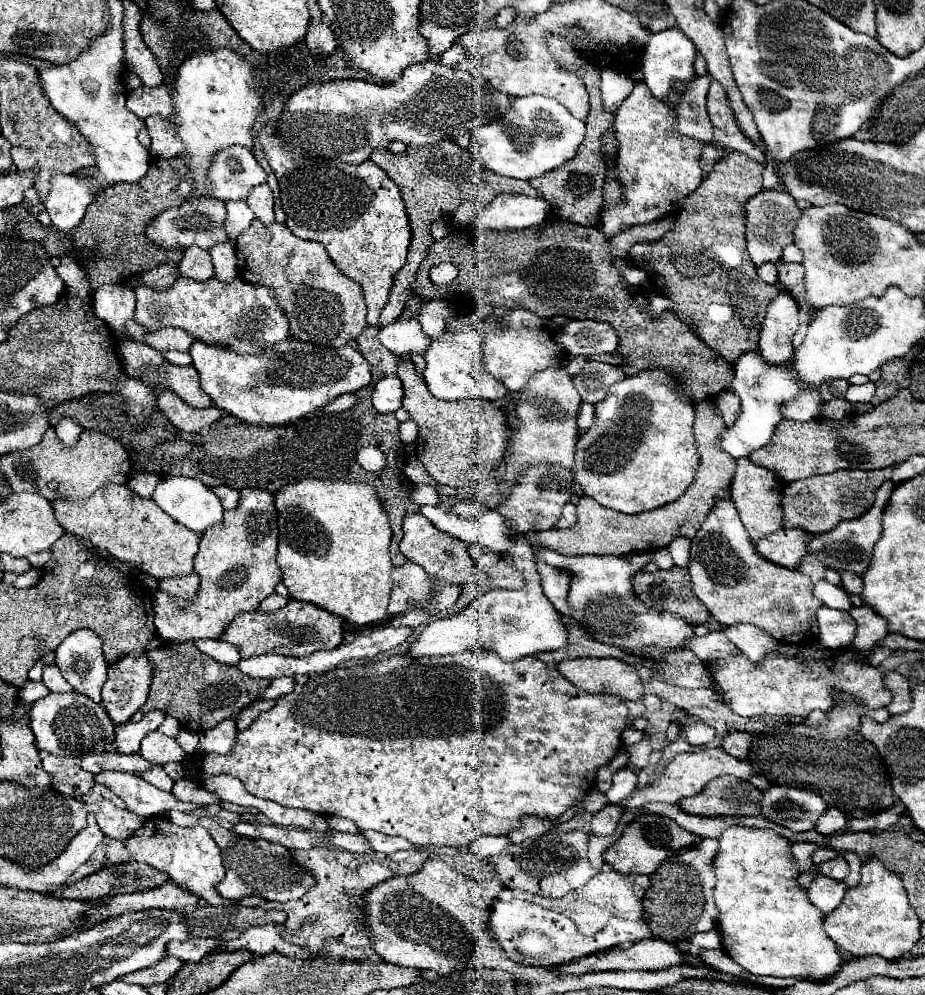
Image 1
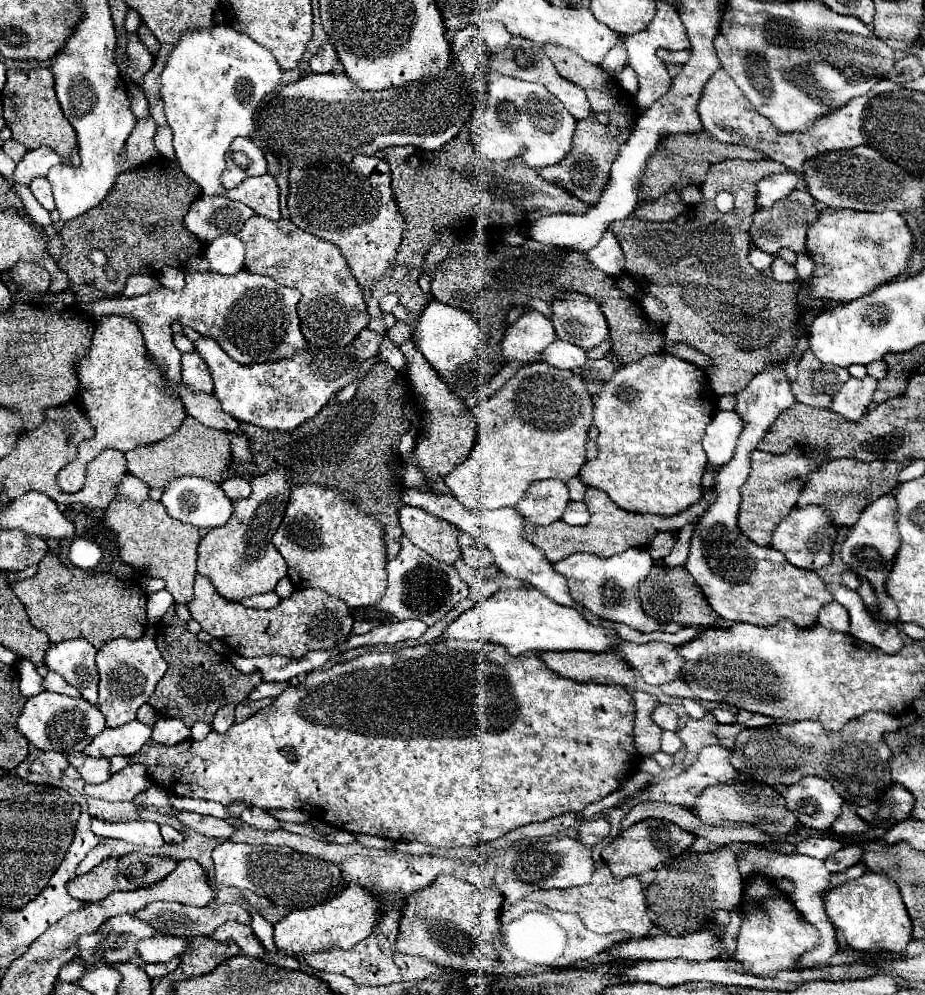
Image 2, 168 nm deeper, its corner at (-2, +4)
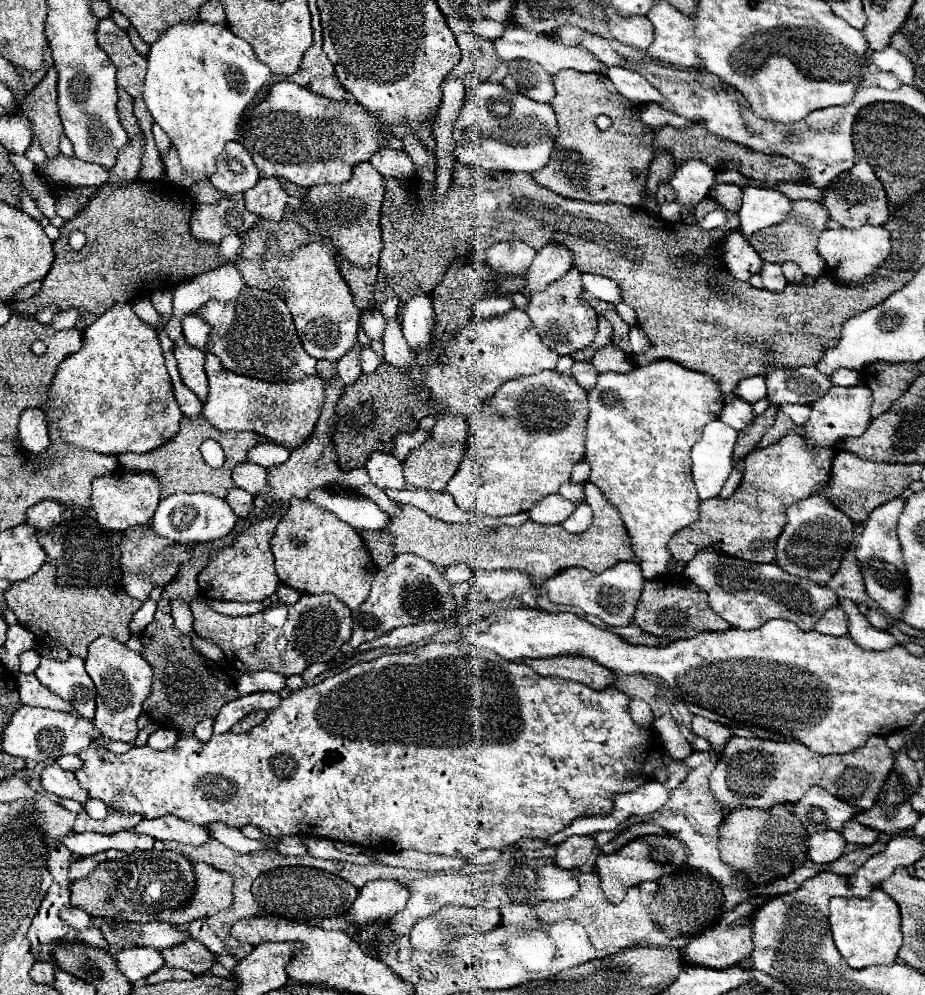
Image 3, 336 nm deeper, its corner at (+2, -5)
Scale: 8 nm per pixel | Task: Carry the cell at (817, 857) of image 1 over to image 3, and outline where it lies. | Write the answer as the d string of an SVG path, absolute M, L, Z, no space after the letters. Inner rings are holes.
M820 831L808 839L808 859L812 863L832 863L844 855L846 841L836 831Z

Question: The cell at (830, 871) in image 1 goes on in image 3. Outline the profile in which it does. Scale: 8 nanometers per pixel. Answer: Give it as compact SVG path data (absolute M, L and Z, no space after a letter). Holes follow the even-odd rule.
M874 843L874 845L870 845L870 847L860 847L860 849L854 849L854 851L850 851L850 853L846 853L846 855L842 855L840 859L836 859L836 861L832 861L830 865L828 865L828 869L832 871L832 873L836 873L836 875L852 875L860 865L864 865L866 863L866 859L870 859L874 853L878 853L878 851L882 851L884 849L884 845L882 843Z

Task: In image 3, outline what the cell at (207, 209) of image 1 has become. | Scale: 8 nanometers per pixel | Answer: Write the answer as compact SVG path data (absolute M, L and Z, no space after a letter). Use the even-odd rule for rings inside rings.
M222 199L214 205L198 205L192 211L190 233L198 241L218 245L232 233L248 233L256 221L258 217L244 209L244 201Z

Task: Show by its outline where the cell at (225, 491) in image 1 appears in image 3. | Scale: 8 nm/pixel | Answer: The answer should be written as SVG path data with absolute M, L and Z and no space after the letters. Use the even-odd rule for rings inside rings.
M232 487L226 495L226 503L232 507L232 511L238 515L238 517L246 517L246 513L250 511L252 507L252 495L246 493L244 489L238 489L238 487Z

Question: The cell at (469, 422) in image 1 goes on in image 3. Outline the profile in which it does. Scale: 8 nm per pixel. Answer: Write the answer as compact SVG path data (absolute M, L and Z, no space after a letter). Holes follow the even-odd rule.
M428 437L420 447L410 451L404 465L408 489L444 491L450 477L456 473L458 463L466 453L464 443L440 443Z

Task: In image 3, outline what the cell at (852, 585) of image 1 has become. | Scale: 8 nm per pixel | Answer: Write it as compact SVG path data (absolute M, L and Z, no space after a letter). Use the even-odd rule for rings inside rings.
M868 609L866 611L866 617L868 617L868 621L876 627L876 629L888 629L888 621L886 621L886 617L884 617L884 613L882 611L878 611L878 609Z

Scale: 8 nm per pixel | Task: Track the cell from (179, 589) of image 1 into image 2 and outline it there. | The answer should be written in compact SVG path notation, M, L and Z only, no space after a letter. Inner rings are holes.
M200 574L196 576L194 600L188 604L188 610L204 632L222 640L236 654L246 658L274 654L302 658L312 650L328 650L352 632L354 622L348 606L340 598L316 588L296 590L272 610L254 610L222 598L218 592L214 592L212 582Z

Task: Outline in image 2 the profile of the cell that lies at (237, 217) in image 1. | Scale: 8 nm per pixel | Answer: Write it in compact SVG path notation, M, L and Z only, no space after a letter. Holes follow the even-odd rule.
M214 24L210 28L186 32L180 42L170 50L168 62L160 72L160 98L164 102L168 126L174 132L174 150L180 168L206 194L222 194L222 168L218 166L224 164L226 150L230 148L234 138L250 136L250 132L254 130L254 108L268 92L280 88L280 74L282 70L268 48L256 44L248 34L242 34L228 24Z

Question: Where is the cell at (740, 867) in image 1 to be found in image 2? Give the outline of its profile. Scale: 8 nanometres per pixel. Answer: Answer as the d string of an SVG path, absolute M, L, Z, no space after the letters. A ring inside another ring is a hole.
M762 876L752 878L748 886L744 886L742 908L746 912L746 918L736 938L738 948L734 952L734 958L742 962L744 968L752 974L772 976L780 970L792 970L804 952L820 944L818 930L810 926L802 918L802 914L792 906L792 902L780 890L776 890L772 882L764 880Z

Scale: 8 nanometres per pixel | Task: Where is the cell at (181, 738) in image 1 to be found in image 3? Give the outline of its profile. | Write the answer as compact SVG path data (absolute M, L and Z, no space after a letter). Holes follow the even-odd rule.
M204 719L204 721L200 721L200 723L196 725L196 729L194 729L194 737L198 737L198 741L206 743L206 741L212 737L212 723L214 723L214 719Z

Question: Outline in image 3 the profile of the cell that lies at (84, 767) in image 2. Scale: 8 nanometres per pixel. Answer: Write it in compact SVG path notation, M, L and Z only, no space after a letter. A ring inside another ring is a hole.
M52 763L44 767L42 771L42 787L48 793L54 793L58 797L68 797L80 803L86 803L90 799L88 791L84 791L72 771L64 771L58 763Z

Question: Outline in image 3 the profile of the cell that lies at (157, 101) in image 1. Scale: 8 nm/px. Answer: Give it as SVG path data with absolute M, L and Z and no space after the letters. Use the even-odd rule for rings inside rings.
M154 123L154 127L152 127L152 135L154 135L154 141L156 141L156 149L162 153L162 151L166 151L168 147L170 147L170 139L168 139L168 135Z

